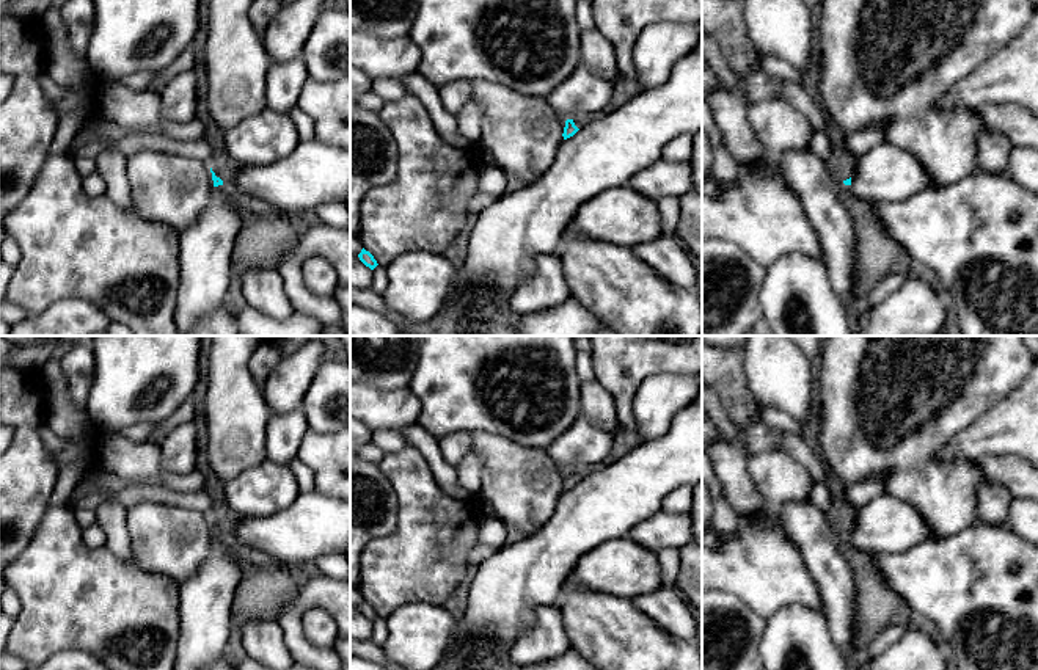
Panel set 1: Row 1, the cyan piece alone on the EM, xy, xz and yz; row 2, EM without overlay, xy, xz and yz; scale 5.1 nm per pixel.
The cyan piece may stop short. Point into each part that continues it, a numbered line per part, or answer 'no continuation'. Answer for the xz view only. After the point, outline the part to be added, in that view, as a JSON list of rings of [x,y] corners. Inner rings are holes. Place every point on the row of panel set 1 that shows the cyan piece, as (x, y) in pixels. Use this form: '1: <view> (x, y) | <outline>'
1: xz (625, 88) | [[[619,77],[616,80],[616,91],[614,91],[609,104],[603,110],[595,111],[595,113],[578,115],[572,119],[573,119],[573,122],[578,129],[583,129],[589,122],[601,119],[606,115],[609,115],[609,113],[616,111],[617,108],[623,107],[633,97],[636,97],[639,93],[642,93],[642,88],[636,80]]]

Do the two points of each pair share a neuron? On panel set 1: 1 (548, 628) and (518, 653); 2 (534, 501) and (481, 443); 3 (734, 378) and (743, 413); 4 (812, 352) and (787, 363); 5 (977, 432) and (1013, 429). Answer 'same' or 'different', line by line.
1: same
2: same
3: same
4: different
5: same

